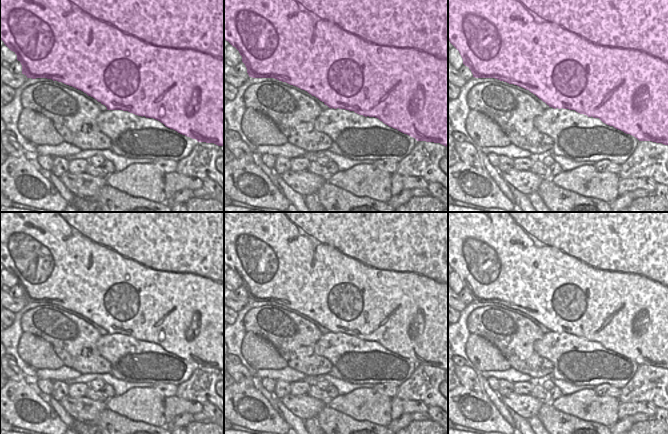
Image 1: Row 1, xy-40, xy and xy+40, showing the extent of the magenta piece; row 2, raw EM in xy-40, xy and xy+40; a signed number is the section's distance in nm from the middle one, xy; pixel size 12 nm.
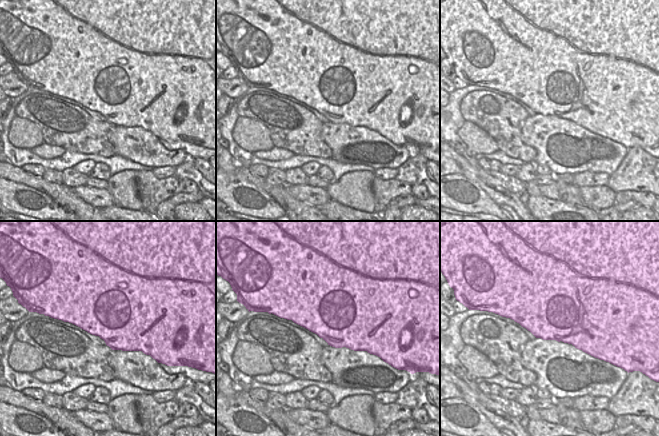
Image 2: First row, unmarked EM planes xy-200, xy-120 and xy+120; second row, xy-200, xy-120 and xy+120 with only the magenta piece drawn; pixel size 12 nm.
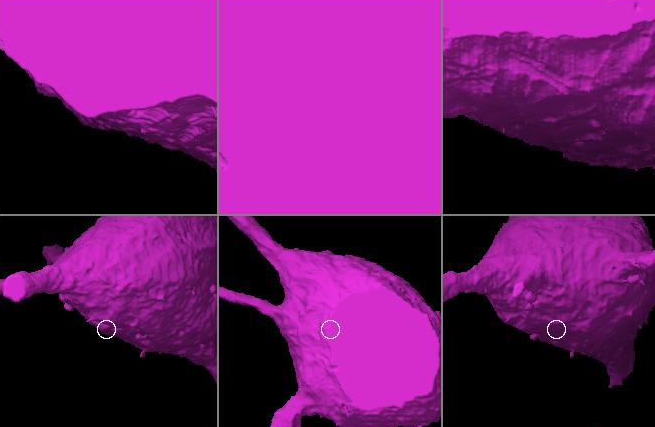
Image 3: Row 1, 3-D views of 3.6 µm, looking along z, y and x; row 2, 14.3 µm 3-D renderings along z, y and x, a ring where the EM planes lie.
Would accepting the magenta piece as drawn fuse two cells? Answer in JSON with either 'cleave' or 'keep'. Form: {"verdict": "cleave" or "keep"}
{"verdict": "keep"}

